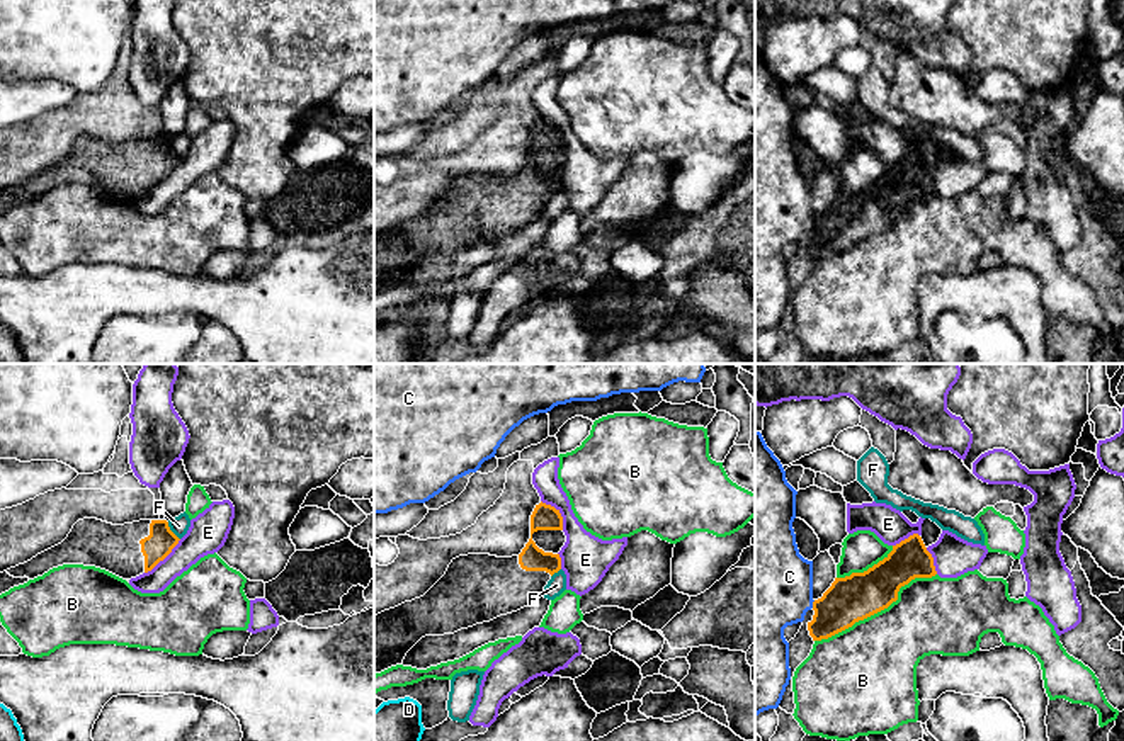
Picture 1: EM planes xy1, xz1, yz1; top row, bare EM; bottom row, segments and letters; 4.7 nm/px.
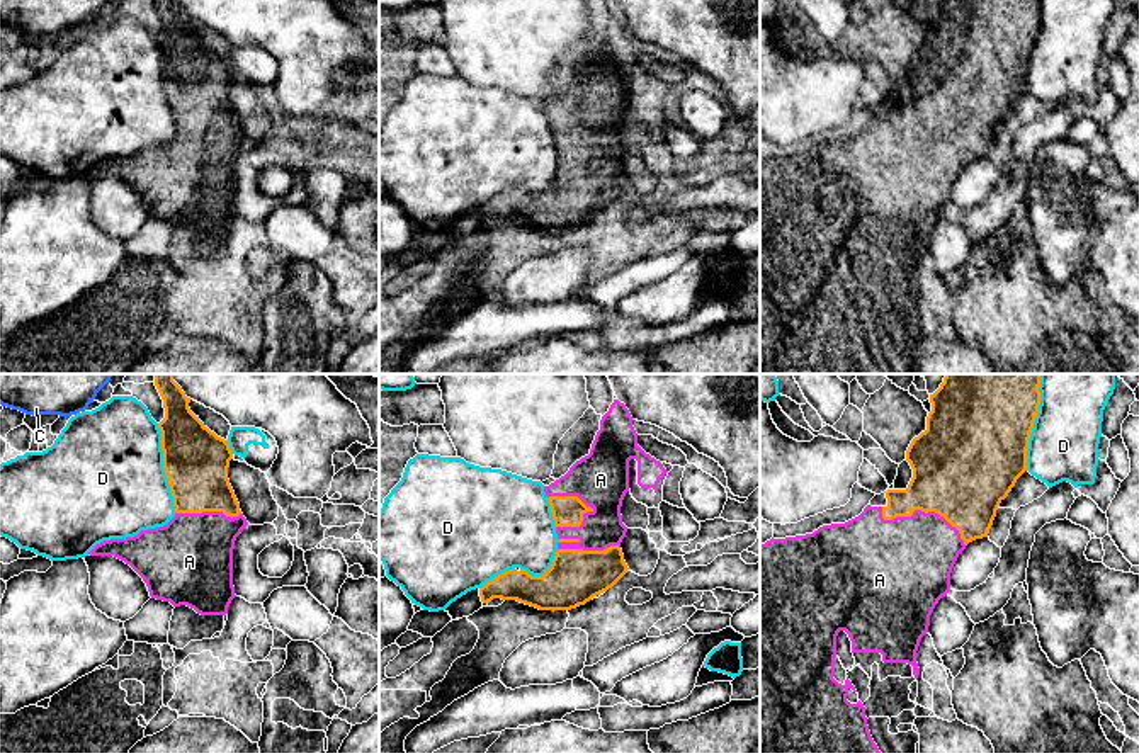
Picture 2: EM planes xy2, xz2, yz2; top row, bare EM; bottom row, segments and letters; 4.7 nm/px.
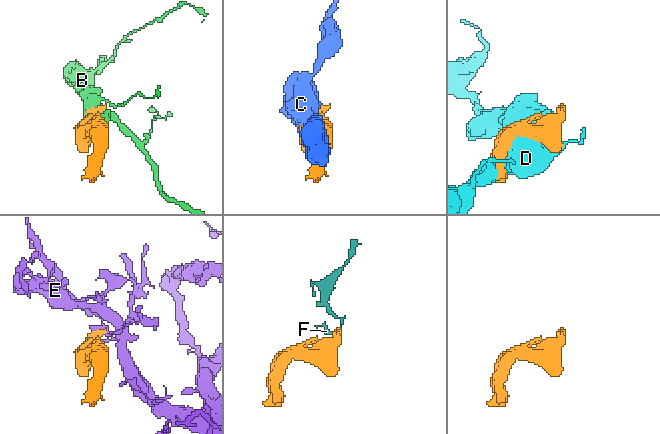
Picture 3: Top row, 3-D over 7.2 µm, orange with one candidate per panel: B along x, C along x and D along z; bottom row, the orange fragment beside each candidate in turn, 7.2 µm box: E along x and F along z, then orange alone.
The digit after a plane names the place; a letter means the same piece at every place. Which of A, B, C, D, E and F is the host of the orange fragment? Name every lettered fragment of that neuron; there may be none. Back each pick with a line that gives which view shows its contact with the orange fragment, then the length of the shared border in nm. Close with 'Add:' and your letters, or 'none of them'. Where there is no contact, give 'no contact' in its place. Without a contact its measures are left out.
A: yz2 | 440 nm
Add: A

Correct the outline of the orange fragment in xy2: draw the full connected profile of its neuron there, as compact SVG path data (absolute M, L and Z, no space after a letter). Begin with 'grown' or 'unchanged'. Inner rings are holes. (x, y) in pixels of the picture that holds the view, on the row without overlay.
grown | M155 0L163 19L162 51L163 88L173 116L175 136L163 146L141 150L134 156L97 163L90 175L114 175L129 184L146 202L150 216L187 224L201 235L226 235L235 214L233 168L248 144L228 99L233 71L228 59L218 56L196 36L190 17L175 0Z

